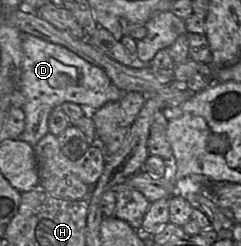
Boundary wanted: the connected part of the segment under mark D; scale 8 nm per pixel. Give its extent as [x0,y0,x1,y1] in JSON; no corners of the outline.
[17,32,126,146]

